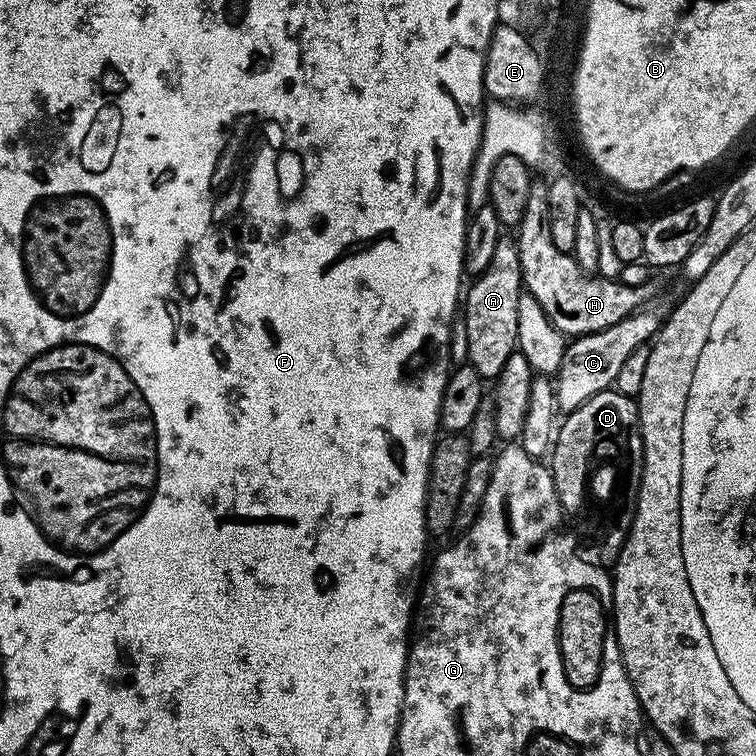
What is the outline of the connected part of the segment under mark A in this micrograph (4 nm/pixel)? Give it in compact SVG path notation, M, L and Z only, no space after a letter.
M501 238L498 246L494 246L490 266L486 266L486 270L482 270L482 274L471 283L469 288L467 285L466 295L462 300L464 344L468 347L466 360L485 381L492 382L500 375L502 366L506 366L506 358L517 351L518 298L525 291L525 286L515 239Z

